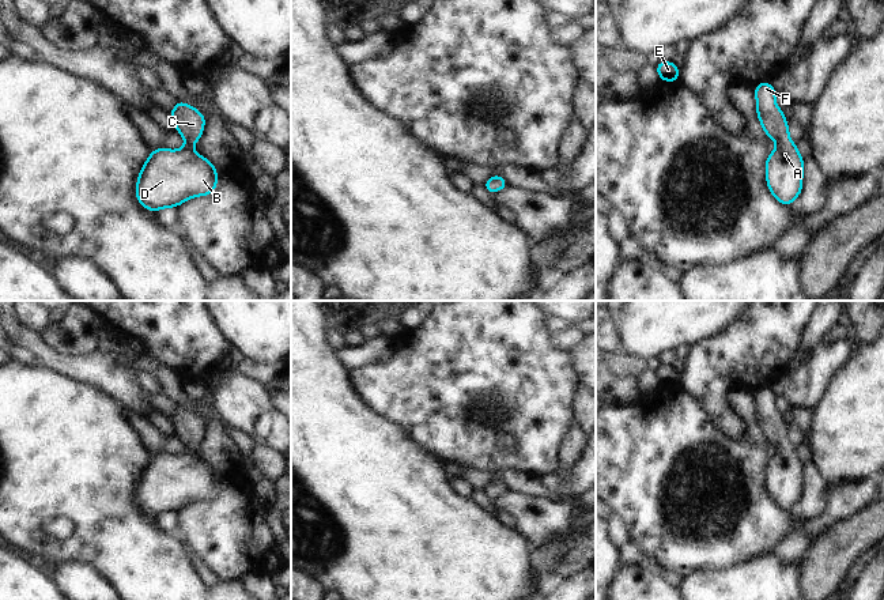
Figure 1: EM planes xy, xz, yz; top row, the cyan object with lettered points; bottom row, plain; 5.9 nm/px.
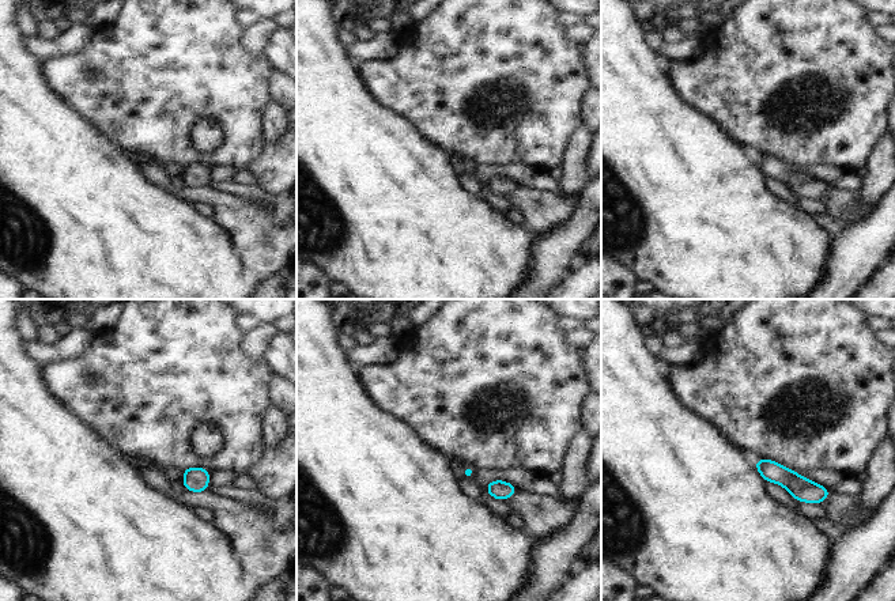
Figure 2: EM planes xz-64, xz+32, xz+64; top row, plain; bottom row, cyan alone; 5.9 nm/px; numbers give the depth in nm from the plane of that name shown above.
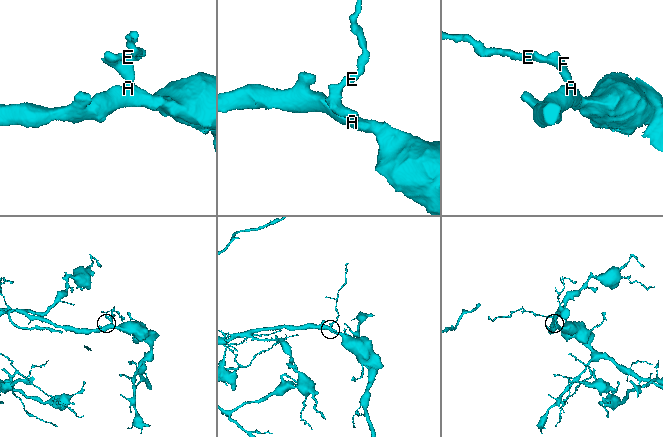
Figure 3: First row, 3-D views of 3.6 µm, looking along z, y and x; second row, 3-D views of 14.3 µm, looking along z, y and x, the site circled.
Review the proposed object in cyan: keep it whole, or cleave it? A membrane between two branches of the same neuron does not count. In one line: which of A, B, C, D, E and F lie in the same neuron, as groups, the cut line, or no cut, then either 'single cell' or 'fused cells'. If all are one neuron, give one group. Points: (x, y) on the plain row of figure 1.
A B C D E F | no cut | single cell

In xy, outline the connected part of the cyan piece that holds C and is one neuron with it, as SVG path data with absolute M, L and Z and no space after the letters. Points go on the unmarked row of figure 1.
M175 405L169 419L186 450L175 456L165 452L151 456L136 487L139 509L154 517L178 512L196 501L209 501L218 490L216 472L192 453L203 439L205 420Z

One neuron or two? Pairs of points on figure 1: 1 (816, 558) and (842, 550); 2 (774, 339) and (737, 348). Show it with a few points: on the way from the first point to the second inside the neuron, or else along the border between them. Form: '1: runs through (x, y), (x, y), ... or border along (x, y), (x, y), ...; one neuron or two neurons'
1: runs through (823, 558), (828, 558), (835, 551); one neuron
2: runs through (764, 339), (755, 348), (747, 348); one neuron

